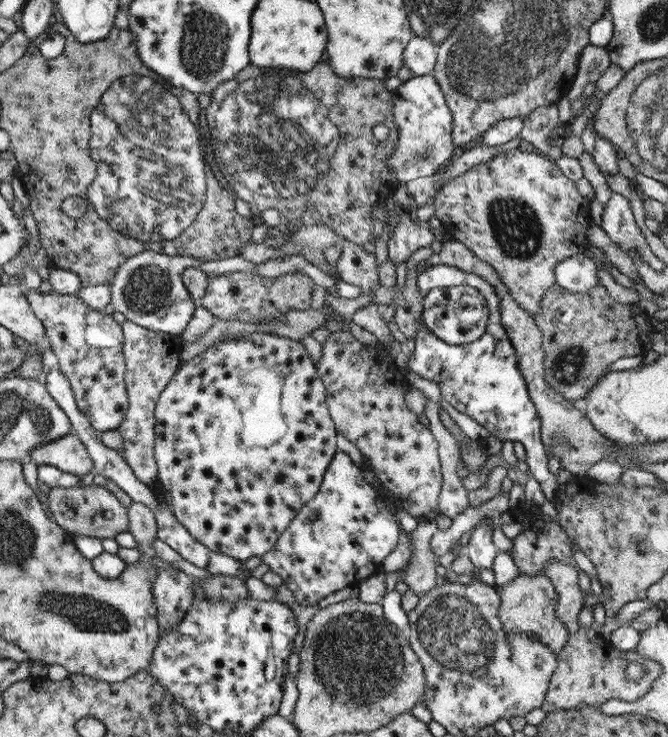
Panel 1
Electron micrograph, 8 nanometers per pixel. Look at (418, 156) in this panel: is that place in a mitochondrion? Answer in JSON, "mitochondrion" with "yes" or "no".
{"mitochondrion":"yes"}

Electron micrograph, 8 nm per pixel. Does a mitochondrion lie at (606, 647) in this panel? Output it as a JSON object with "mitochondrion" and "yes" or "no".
{"mitochondrion":"no"}

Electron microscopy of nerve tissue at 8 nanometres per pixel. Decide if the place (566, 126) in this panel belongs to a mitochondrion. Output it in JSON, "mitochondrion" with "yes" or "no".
{"mitochondrion":"no"}

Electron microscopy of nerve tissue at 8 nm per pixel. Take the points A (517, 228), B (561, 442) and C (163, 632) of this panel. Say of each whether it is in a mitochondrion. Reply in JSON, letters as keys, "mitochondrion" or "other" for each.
{"A":"mitochondrion","B":"mitochondrion","C":"other"}

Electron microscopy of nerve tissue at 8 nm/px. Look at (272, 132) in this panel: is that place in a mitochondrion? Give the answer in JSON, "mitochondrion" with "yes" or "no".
{"mitochondrion":"yes"}

